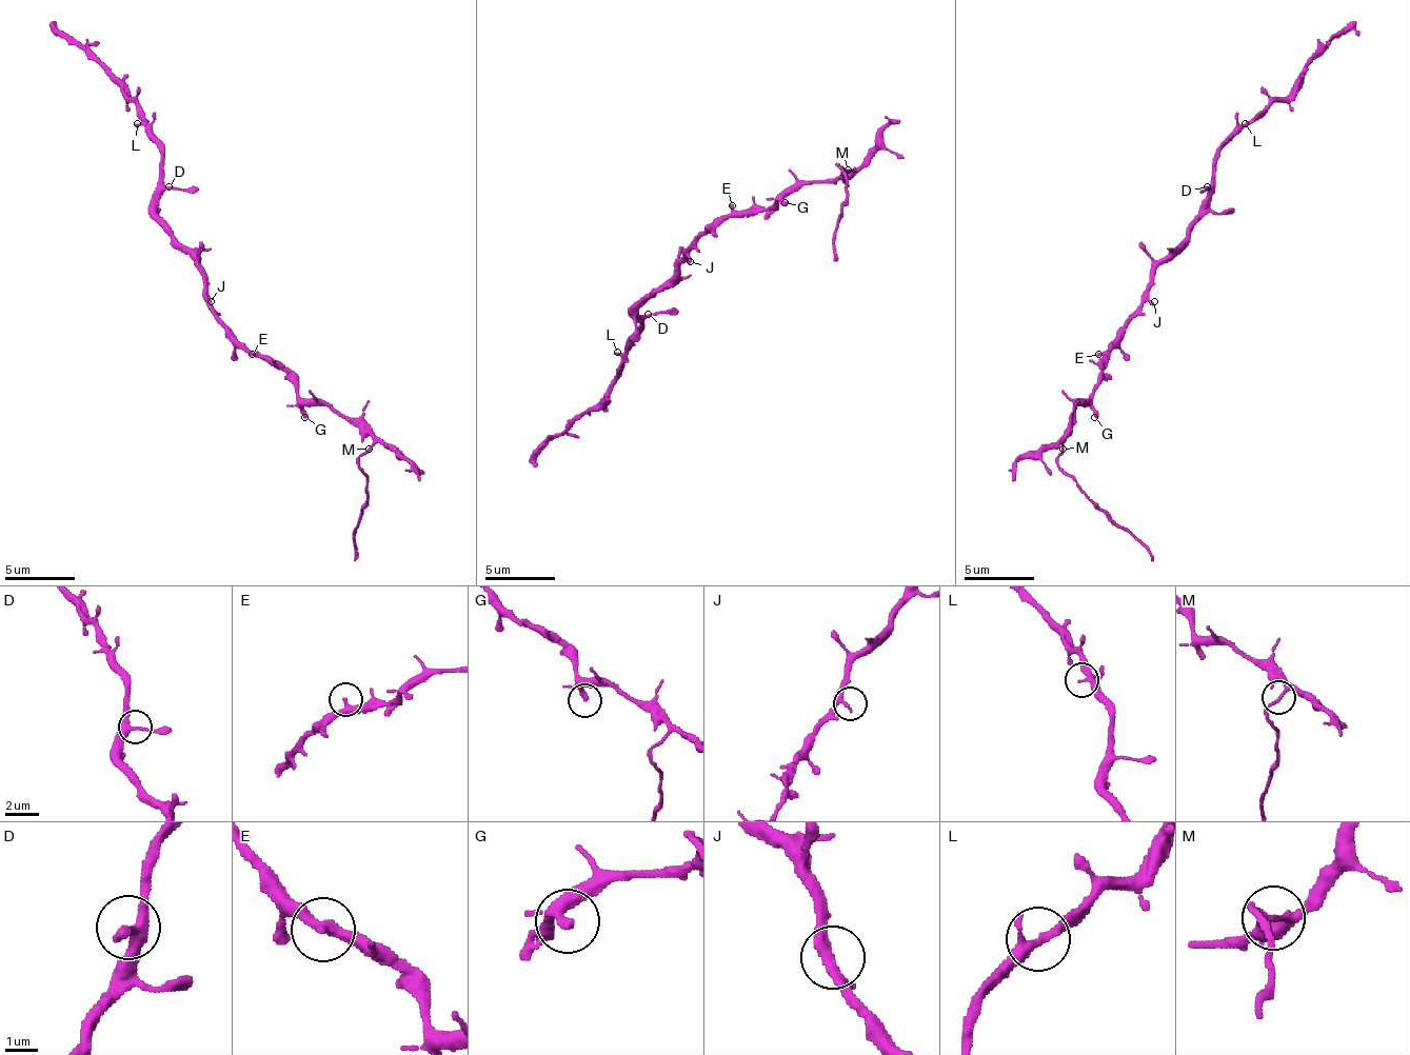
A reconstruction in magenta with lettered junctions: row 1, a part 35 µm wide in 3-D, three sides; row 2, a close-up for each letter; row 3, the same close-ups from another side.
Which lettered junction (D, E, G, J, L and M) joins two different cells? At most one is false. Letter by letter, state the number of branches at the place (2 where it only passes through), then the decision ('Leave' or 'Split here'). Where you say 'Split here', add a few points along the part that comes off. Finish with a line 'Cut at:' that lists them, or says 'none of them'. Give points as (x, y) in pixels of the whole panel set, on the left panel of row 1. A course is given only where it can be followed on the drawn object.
D: Branches: 3. Leave
E: Branches: 2. Leave
G: Branches: 2. Leave
J: Branches: 2. Leave
L: Branches: 3. Leave
M: Branches: 3. Split here. Course of the part to remove: (368, 449), (360, 462), (368, 500), (354, 535), (357, 560)
Cut at: M

